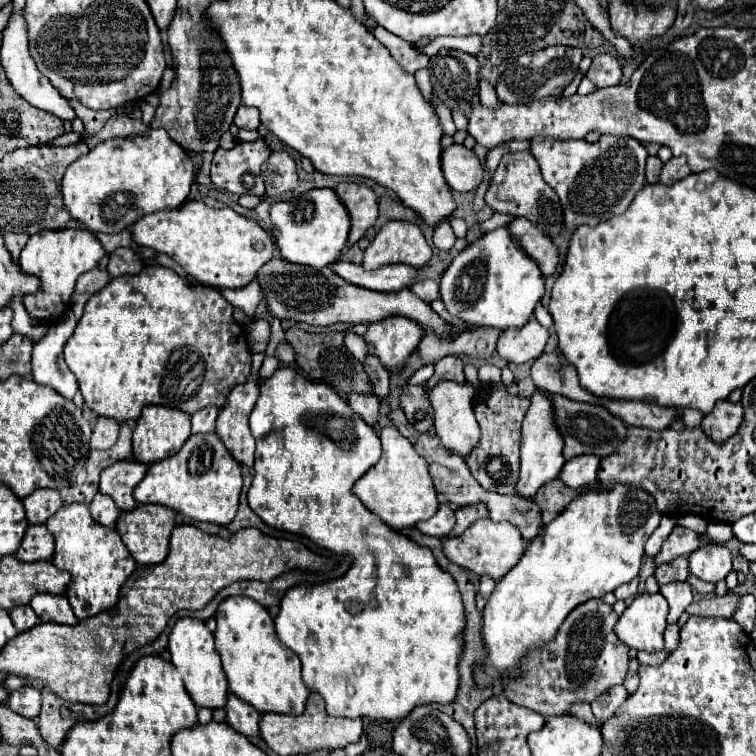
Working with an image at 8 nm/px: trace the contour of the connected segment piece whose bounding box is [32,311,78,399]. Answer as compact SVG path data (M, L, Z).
M70 311L64 319L48 329L48 333L34 343L32 351L32 375L40 385L56 389L62 397L74 399L78 391L78 381L74 373L64 363L62 349L76 329L74 313Z

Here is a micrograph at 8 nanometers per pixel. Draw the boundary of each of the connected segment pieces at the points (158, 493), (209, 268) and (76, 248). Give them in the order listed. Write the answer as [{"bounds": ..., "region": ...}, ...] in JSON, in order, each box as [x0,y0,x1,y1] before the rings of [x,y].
[{"bounds":[134,433,240,525],"region":[[[206,433],[192,435],[176,455],[148,465],[144,481],[140,481],[134,489],[134,499],[138,503],[156,503],[170,507],[198,521],[224,525],[236,517],[240,491],[240,463],[228,453],[220,437],[216,437],[214,433]]]},{"bounds":[130,199,274,289],"region":[[[188,199],[178,209],[144,215],[130,231],[136,245],[170,255],[198,281],[222,289],[238,289],[254,281],[258,269],[272,259],[274,251],[270,235],[254,219],[238,215],[224,203],[210,203],[206,199]]]},{"bounds":[18,229,104,323],"region":[[[48,229],[44,233],[32,235],[18,259],[18,265],[26,275],[34,275],[40,279],[40,289],[32,295],[22,297],[28,315],[44,323],[56,323],[70,309],[70,297],[74,293],[76,279],[82,273],[94,269],[104,255],[104,247],[88,229]]]}]

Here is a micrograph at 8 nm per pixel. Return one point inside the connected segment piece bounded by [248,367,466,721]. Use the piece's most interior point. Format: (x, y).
(387, 637)

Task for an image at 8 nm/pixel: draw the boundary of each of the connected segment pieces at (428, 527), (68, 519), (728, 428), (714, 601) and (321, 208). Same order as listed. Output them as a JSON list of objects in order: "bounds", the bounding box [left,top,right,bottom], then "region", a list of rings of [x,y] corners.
[{"bounds":[416,503,456,539],"region":[[[440,503],[436,515],[430,517],[430,519],[426,519],[426,521],[420,521],[416,525],[416,529],[420,529],[426,535],[432,535],[432,537],[440,537],[442,539],[442,537],[446,537],[452,531],[454,521],[456,519],[454,519],[454,511],[450,509],[450,505],[448,503]]]},{"bounds":[46,503,138,619],"region":[[[84,503],[64,505],[56,515],[48,519],[46,527],[56,539],[56,553],[52,563],[72,575],[66,597],[74,609],[74,615],[78,619],[88,619],[116,607],[122,585],[138,569],[136,559],[130,555],[120,535],[114,529],[104,529],[104,525],[96,523],[88,505]]]},{"bounds":[702,399,742,441],"region":[[[728,399],[718,401],[710,413],[702,419],[702,431],[714,441],[726,441],[732,437],[742,423],[742,405]]]},{"bounds":[686,593,738,617],"region":[[[728,593],[722,597],[704,597],[698,603],[690,603],[686,607],[686,611],[690,615],[704,615],[704,617],[732,617],[738,605],[738,595],[736,593]]]},{"bounds":[270,189,350,269],"region":[[[312,189],[290,201],[276,201],[270,207],[270,221],[280,255],[286,261],[316,269],[330,265],[342,255],[350,229],[348,213],[332,189]]]}]

